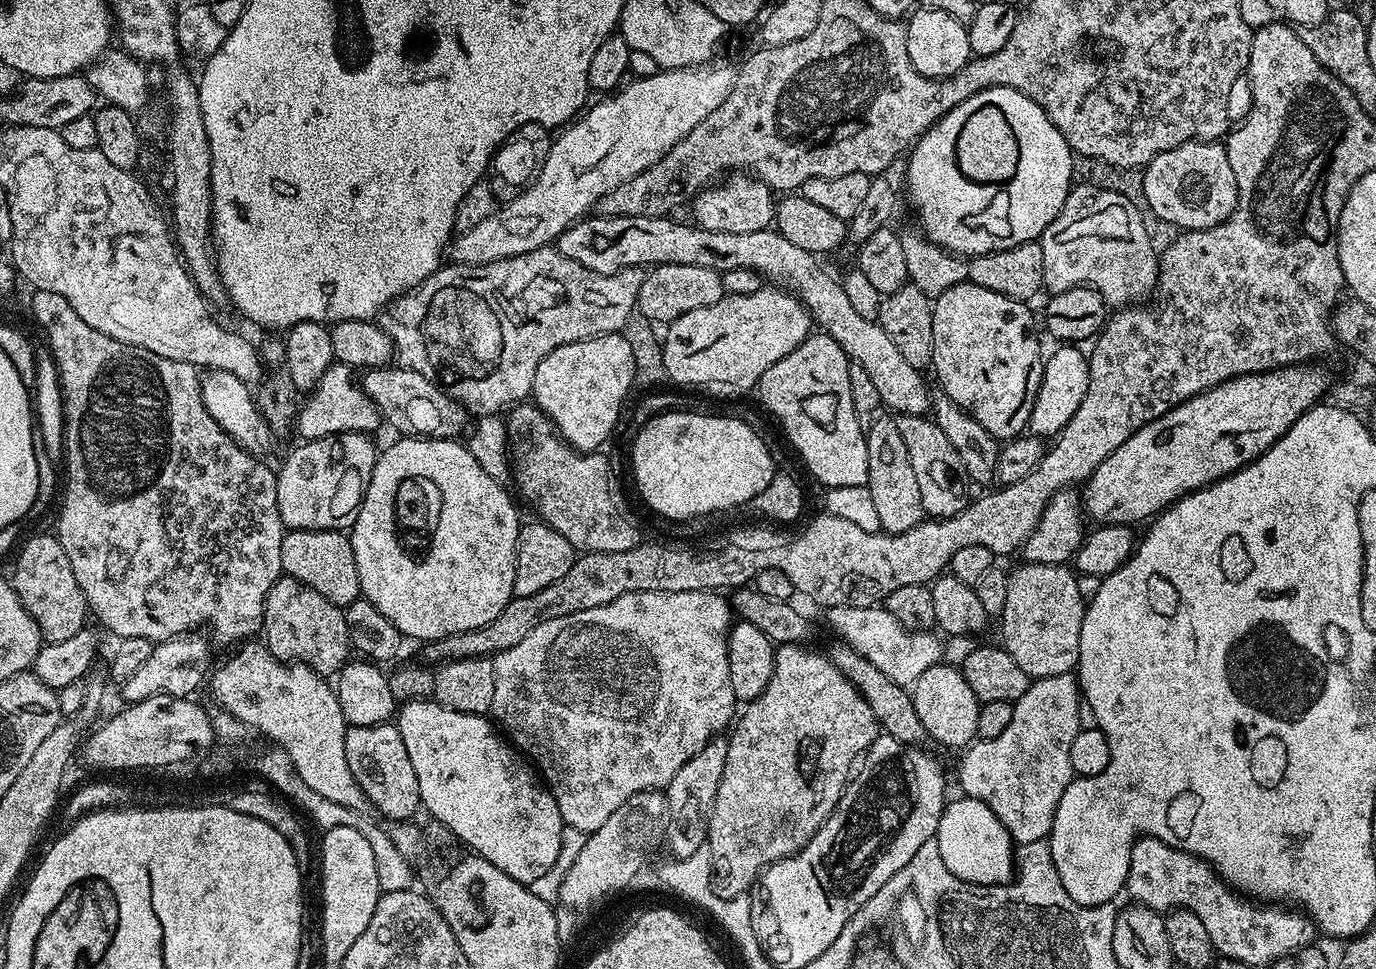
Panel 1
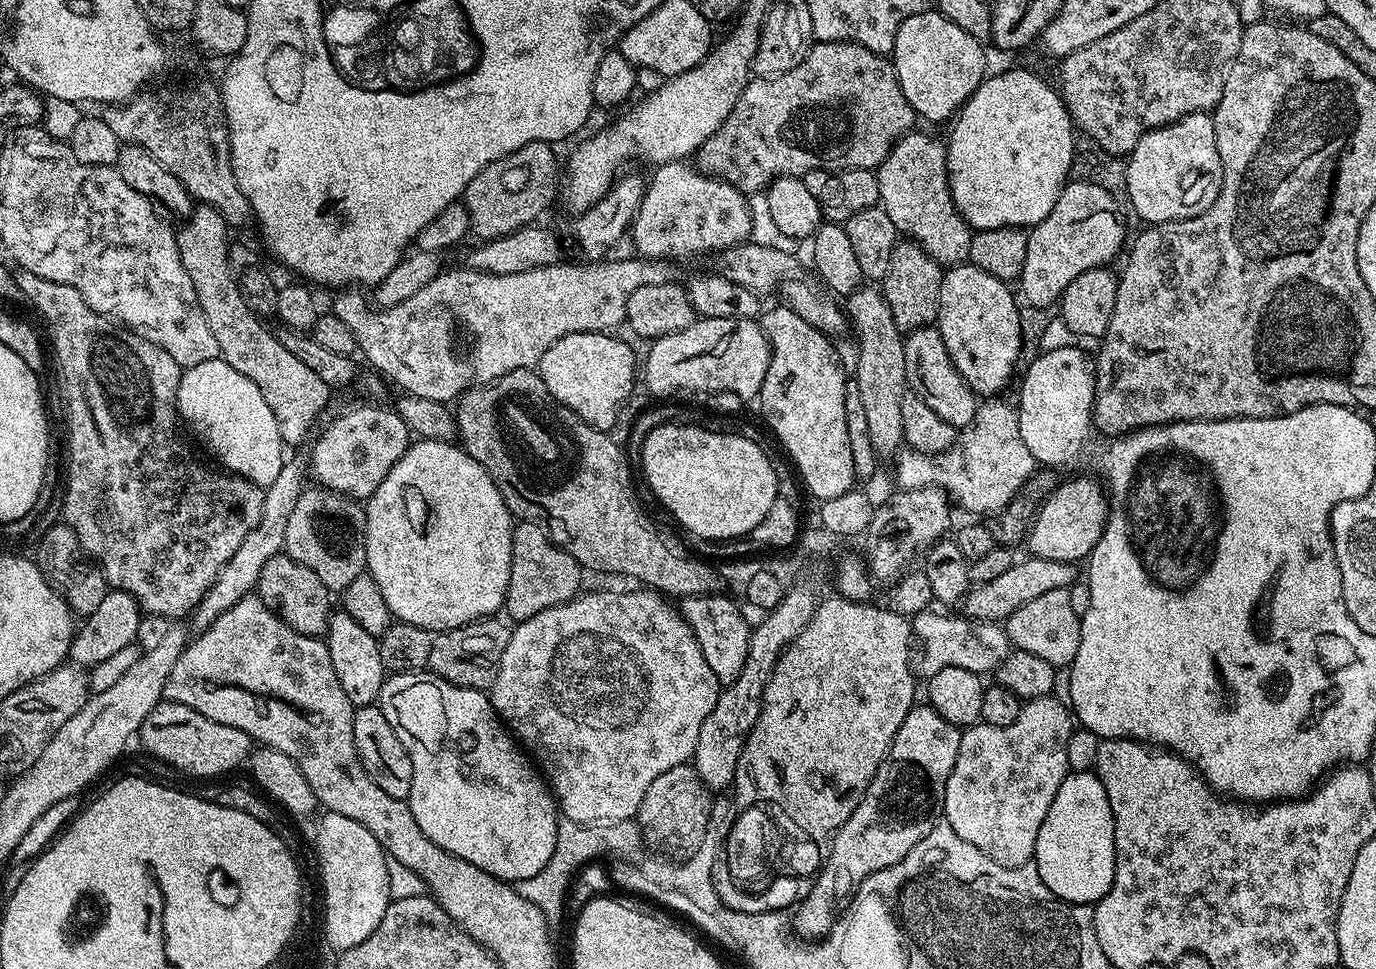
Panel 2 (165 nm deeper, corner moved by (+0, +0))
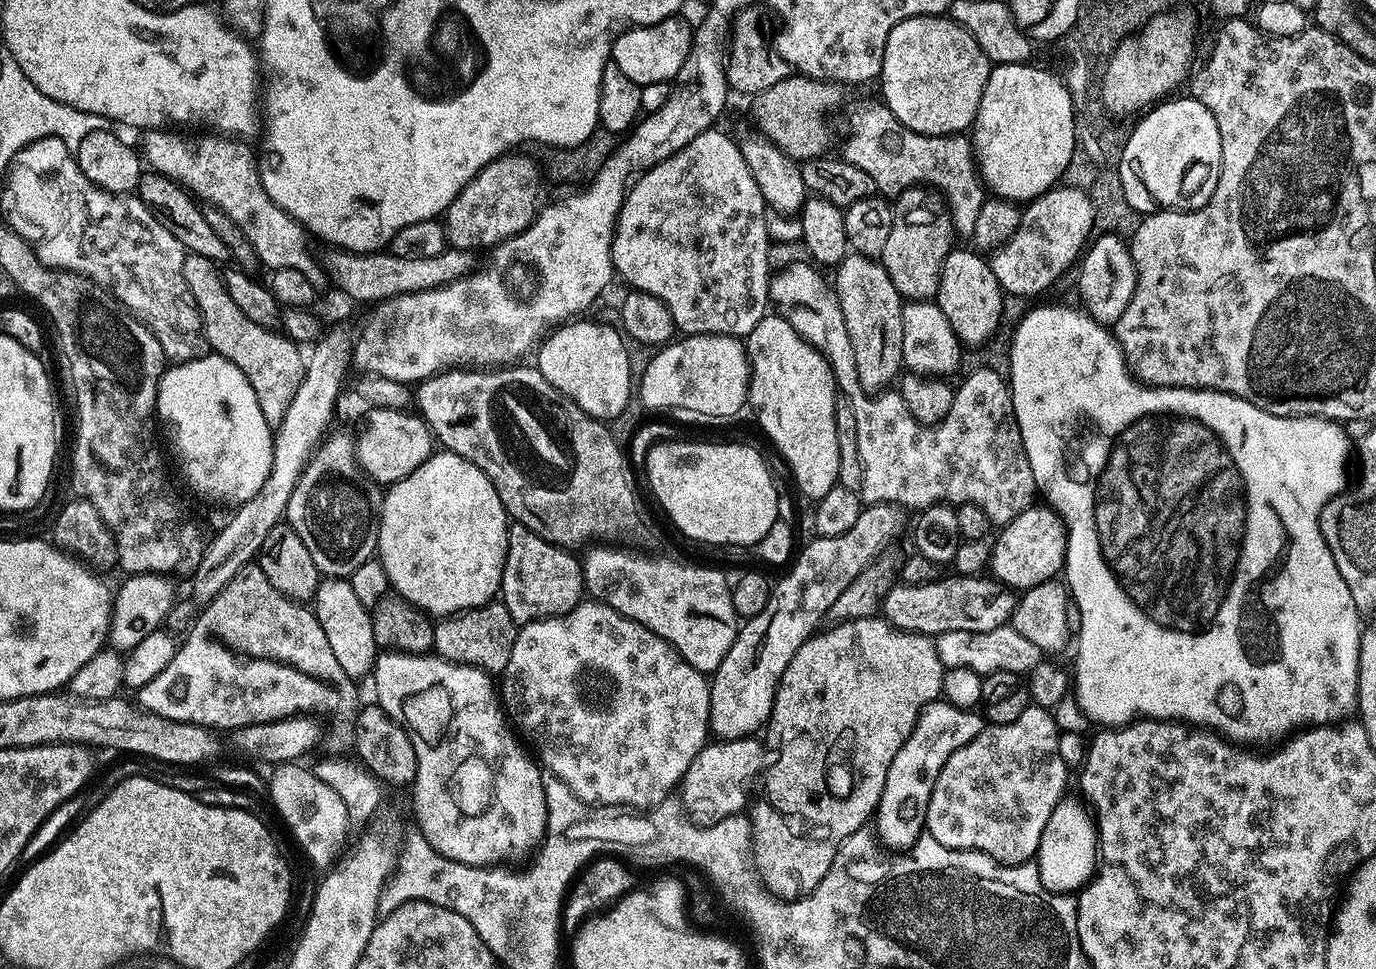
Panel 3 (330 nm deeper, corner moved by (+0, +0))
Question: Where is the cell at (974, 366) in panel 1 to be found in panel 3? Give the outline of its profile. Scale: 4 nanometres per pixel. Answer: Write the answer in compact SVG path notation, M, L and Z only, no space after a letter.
M957 247L952 253L948 255L946 258L946 262L942 266L942 270L940 271L940 285L938 286L938 290L936 291L936 295L934 297L934 303L942 310L942 314L946 314L946 322L950 322L950 326L954 330L954 334L960 339L961 345L968 346L968 344L978 344L982 340L986 340L989 338L990 334L994 333L996 330L996 326L998 324L998 316L1000 314L1000 310L1002 308L1002 304L1004 300L1006 301L1005 293L1002 291L1000 287L1000 283L998 282L998 278L994 278L994 274L992 273L992 265L989 263L987 259L984 260L979 251L971 250L972 252L967 252L966 249Z

